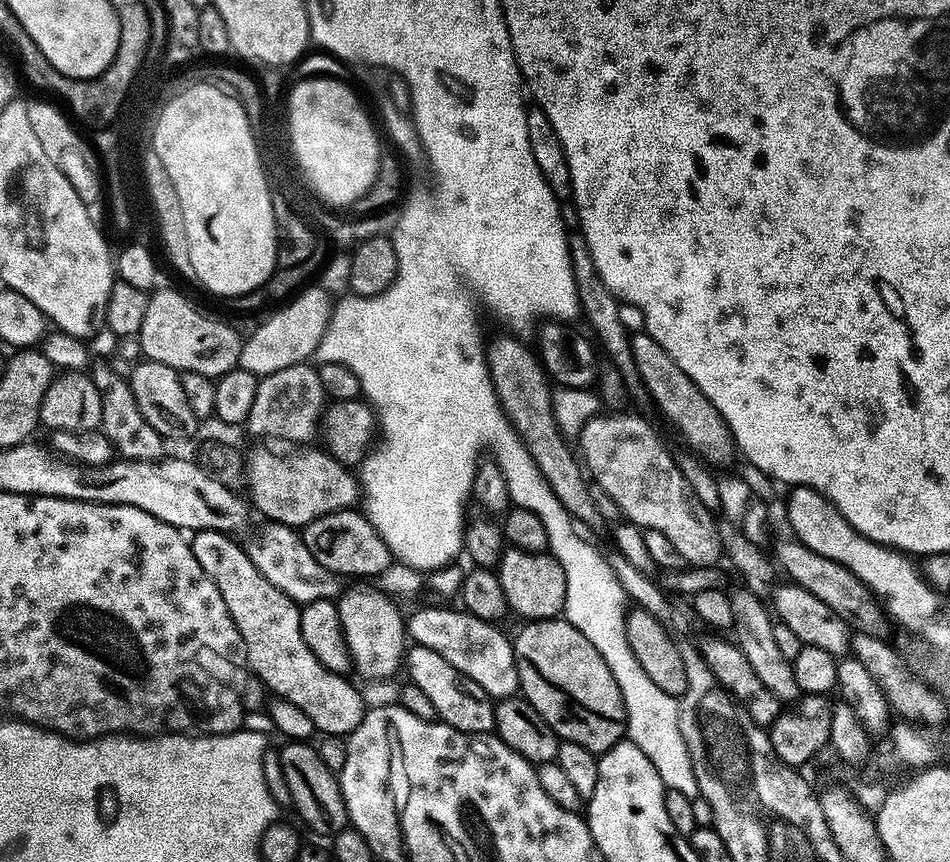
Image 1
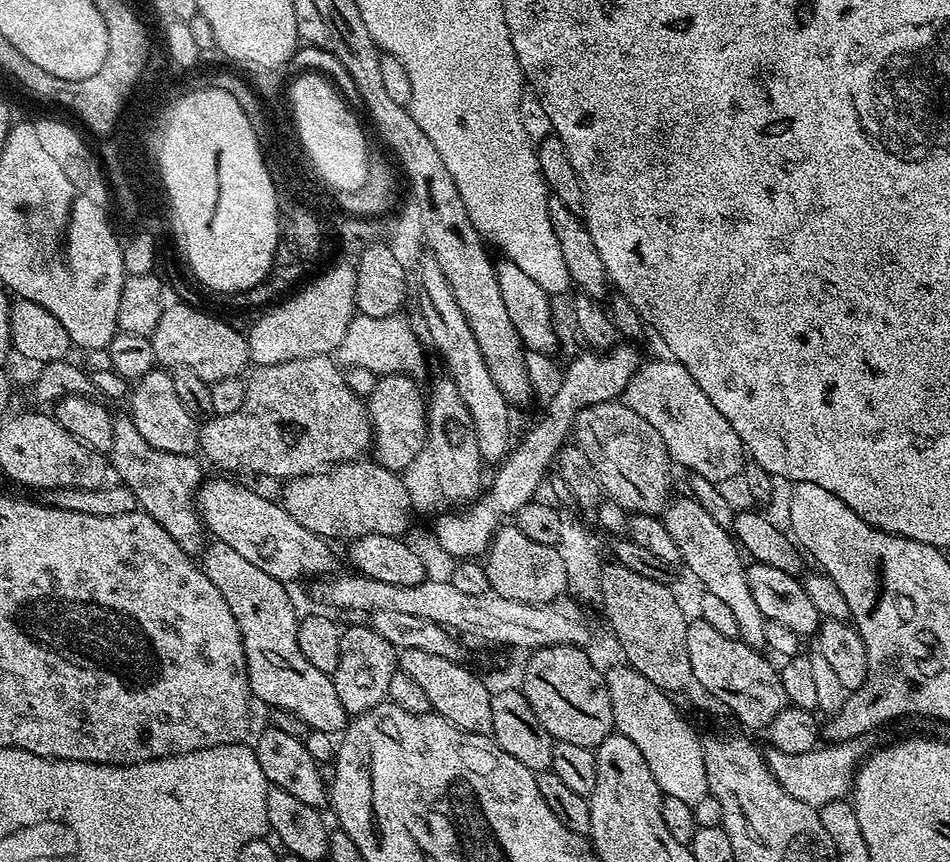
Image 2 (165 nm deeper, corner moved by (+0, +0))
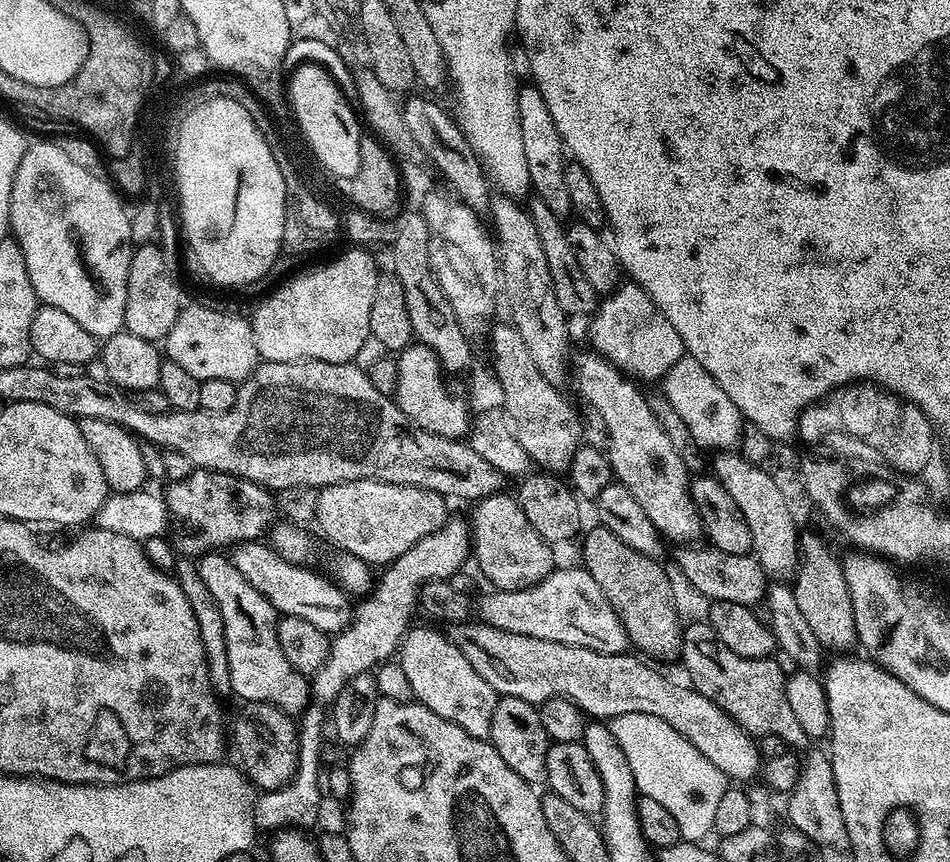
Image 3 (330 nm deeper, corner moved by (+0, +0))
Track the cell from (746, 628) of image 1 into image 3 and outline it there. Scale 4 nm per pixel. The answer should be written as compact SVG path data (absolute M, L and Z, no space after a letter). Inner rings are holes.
M588 354L588 357L580 364L580 392L596 407L597 414L604 419L604 424L608 427L606 455L615 479L624 484L626 490L634 494L634 498L638 498L642 510L646 510L650 522L654 522L654 526L660 531L665 541L677 540L675 543L680 546L695 545L699 541L696 539L699 537L701 539L705 533L698 510L692 501L690 473L682 462L682 458L678 458L678 450L674 450L670 438L666 438L662 426L658 426L658 418L650 410L647 395L643 391L640 393L635 387L639 388L619 369L598 355Z

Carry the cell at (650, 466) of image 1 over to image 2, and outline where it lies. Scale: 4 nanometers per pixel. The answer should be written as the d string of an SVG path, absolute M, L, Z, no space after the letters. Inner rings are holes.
M619 401L592 404L576 416L574 436L594 467L603 493L625 511L659 515L669 501L674 464L662 436Z

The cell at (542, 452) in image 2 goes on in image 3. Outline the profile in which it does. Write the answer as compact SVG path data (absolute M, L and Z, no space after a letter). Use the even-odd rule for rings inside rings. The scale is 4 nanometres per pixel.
M624 282L605 295L587 324L591 351L636 382L662 381L667 371L686 356L682 338L678 338L678 330L670 326L670 318L658 310L646 290L642 290L638 284Z

